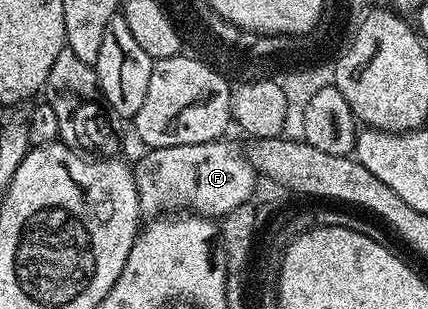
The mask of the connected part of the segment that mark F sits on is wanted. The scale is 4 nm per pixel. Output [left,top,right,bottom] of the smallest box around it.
[132,137,258,217]

